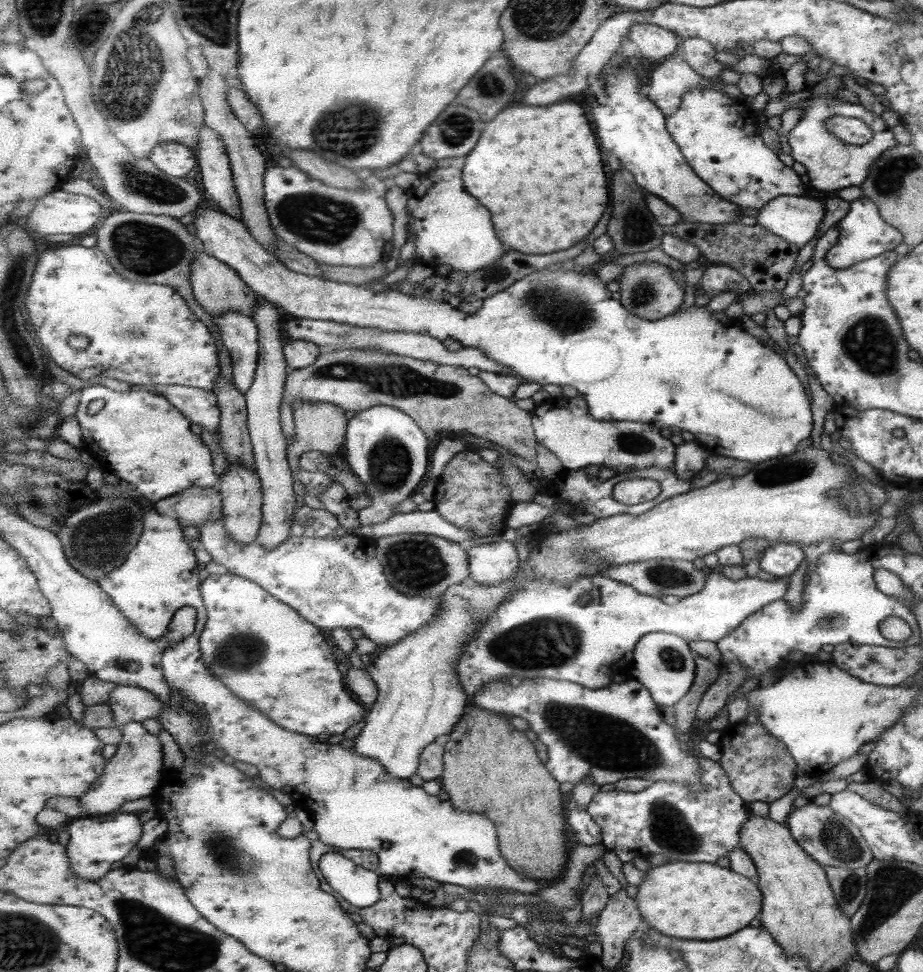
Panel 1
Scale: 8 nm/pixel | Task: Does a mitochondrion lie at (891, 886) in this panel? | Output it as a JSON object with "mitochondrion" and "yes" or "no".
{"mitochondrion":"yes"}

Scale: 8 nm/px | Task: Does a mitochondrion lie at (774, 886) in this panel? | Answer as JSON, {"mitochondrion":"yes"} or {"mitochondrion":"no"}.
{"mitochondrion":"no"}

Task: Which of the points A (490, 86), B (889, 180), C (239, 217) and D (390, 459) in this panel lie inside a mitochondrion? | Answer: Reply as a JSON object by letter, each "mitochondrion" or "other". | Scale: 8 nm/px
{"A":"mitochondrion","B":"mitochondrion","C":"other","D":"mitochondrion"}

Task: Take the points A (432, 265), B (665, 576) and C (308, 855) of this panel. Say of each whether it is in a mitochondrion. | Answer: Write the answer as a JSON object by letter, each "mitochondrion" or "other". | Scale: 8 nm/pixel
{"A":"other","B":"mitochondrion","C":"other"}

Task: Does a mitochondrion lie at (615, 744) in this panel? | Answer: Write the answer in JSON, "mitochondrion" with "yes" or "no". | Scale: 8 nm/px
{"mitochondrion":"yes"}

